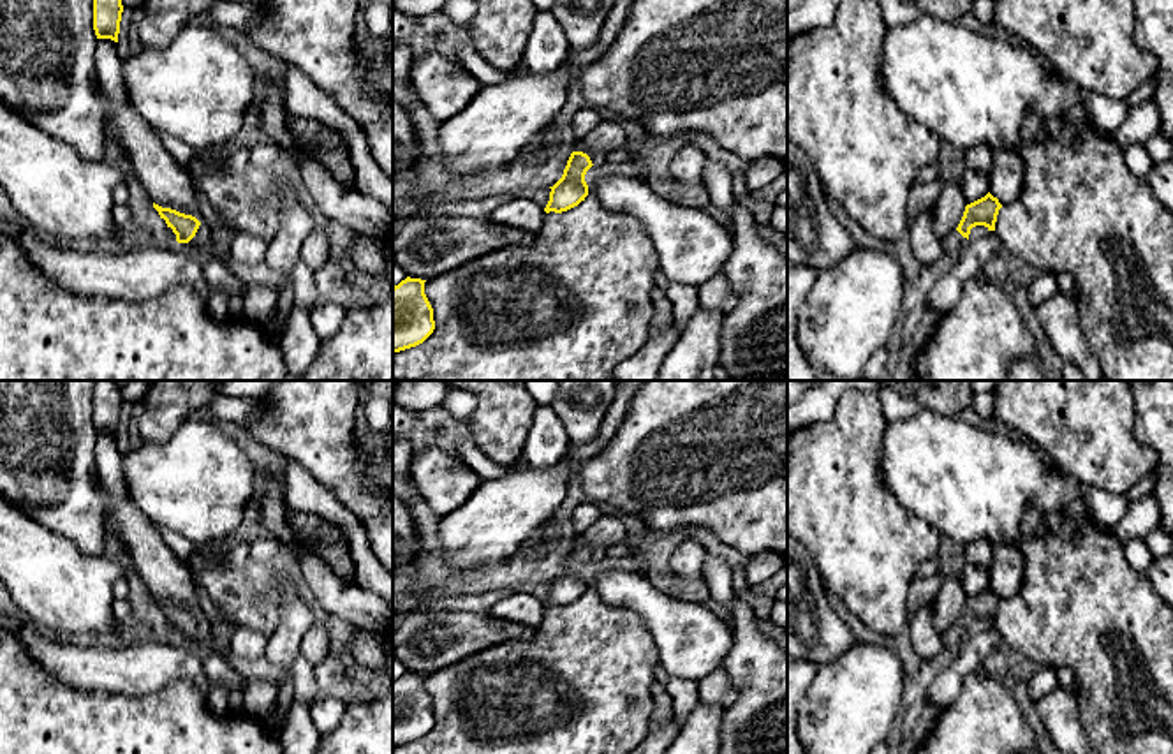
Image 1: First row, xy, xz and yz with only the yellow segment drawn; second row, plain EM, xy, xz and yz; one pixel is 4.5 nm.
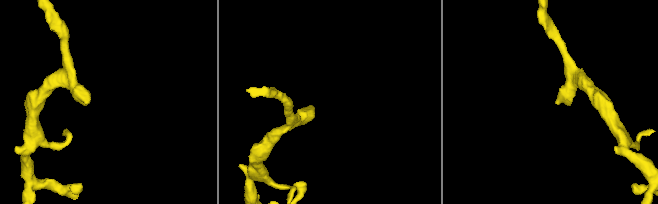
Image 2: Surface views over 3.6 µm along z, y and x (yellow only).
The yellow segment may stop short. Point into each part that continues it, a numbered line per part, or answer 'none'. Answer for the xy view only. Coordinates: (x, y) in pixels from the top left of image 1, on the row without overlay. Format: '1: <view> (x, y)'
1: xy (201, 631)

